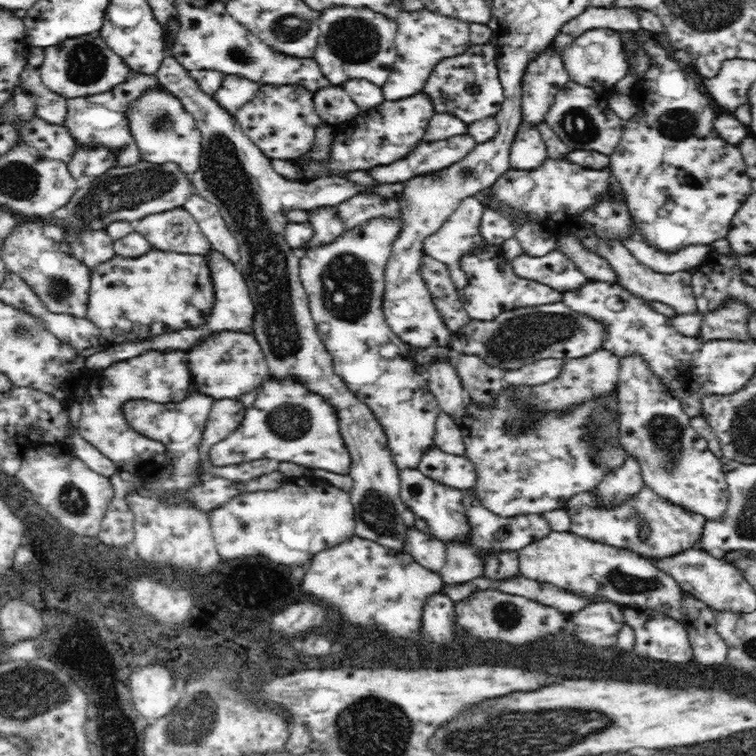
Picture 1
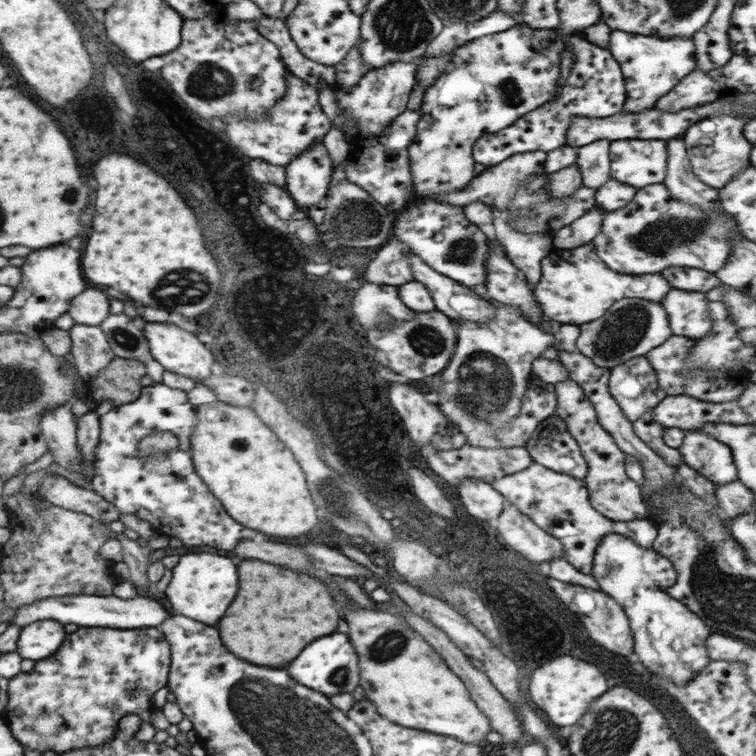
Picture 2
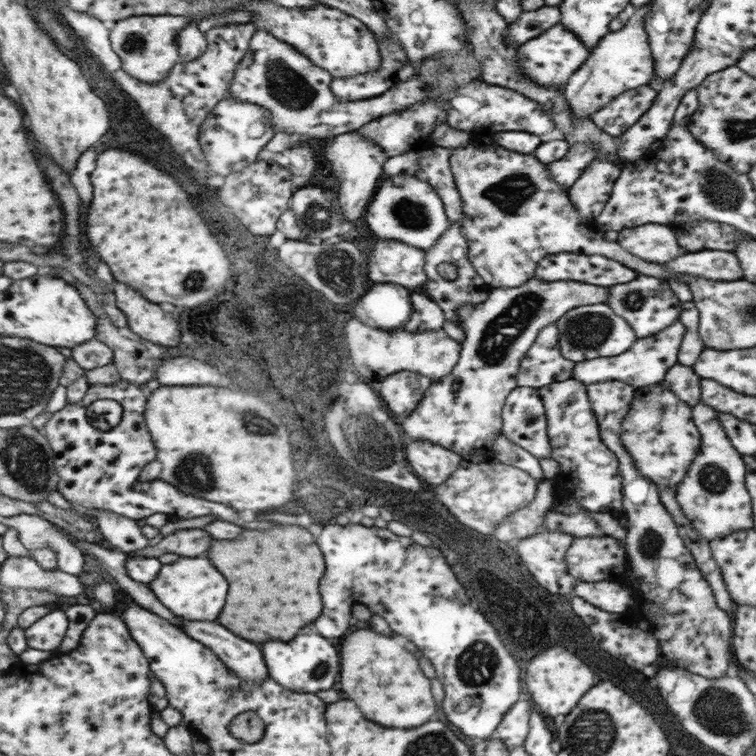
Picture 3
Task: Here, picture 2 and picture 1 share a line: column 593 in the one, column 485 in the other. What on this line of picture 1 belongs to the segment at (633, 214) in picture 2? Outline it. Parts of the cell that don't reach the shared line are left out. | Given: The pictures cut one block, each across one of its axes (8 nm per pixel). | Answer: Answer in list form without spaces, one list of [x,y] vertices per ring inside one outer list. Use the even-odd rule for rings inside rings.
[[[478,198],[474,200],[464,200],[460,204],[460,208],[456,208],[456,212],[444,222],[444,226],[434,234],[434,236],[428,236],[424,240],[424,254],[432,256],[434,260],[442,262],[448,266],[450,270],[450,276],[454,280],[454,284],[458,286],[458,290],[466,288],[468,286],[468,276],[466,272],[462,270],[460,266],[460,260],[468,254],[474,254],[478,250],[484,250],[484,248],[494,248],[482,234],[480,234],[480,222],[482,222],[482,216],[484,216],[484,210],[486,206],[482,202],[478,202]]]

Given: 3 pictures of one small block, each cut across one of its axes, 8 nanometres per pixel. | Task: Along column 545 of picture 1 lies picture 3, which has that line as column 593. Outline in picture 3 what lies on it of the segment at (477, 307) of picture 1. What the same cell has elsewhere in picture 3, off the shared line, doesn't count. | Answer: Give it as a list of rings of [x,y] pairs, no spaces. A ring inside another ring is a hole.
[[[533,276],[533,280],[517,288],[491,288],[485,302],[457,304],[455,320],[465,334],[459,362],[447,376],[431,380],[431,386],[413,414],[399,418],[407,440],[431,442],[461,458],[489,454],[497,438],[503,436],[501,412],[507,404],[507,396],[517,388],[521,360],[533,346],[539,330],[555,324],[575,308],[607,304],[607,300],[609,288],[573,280],[545,282]]]

